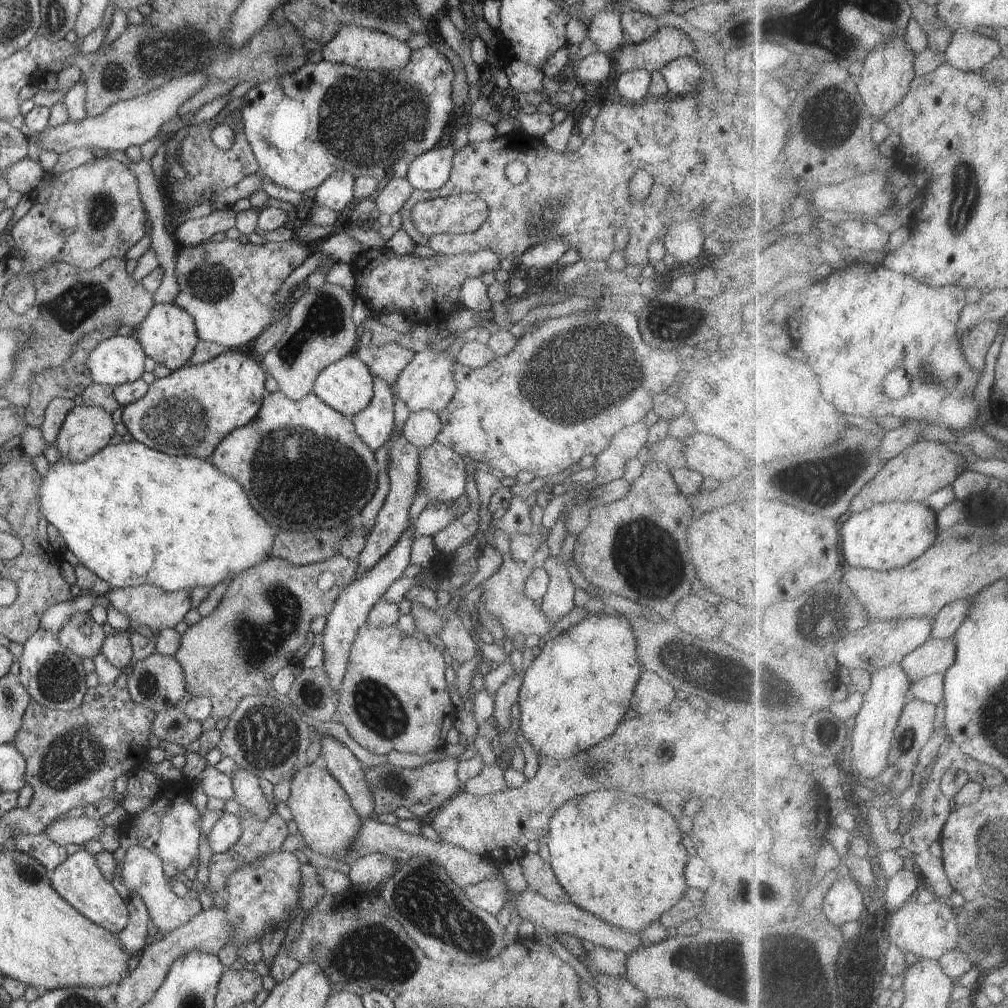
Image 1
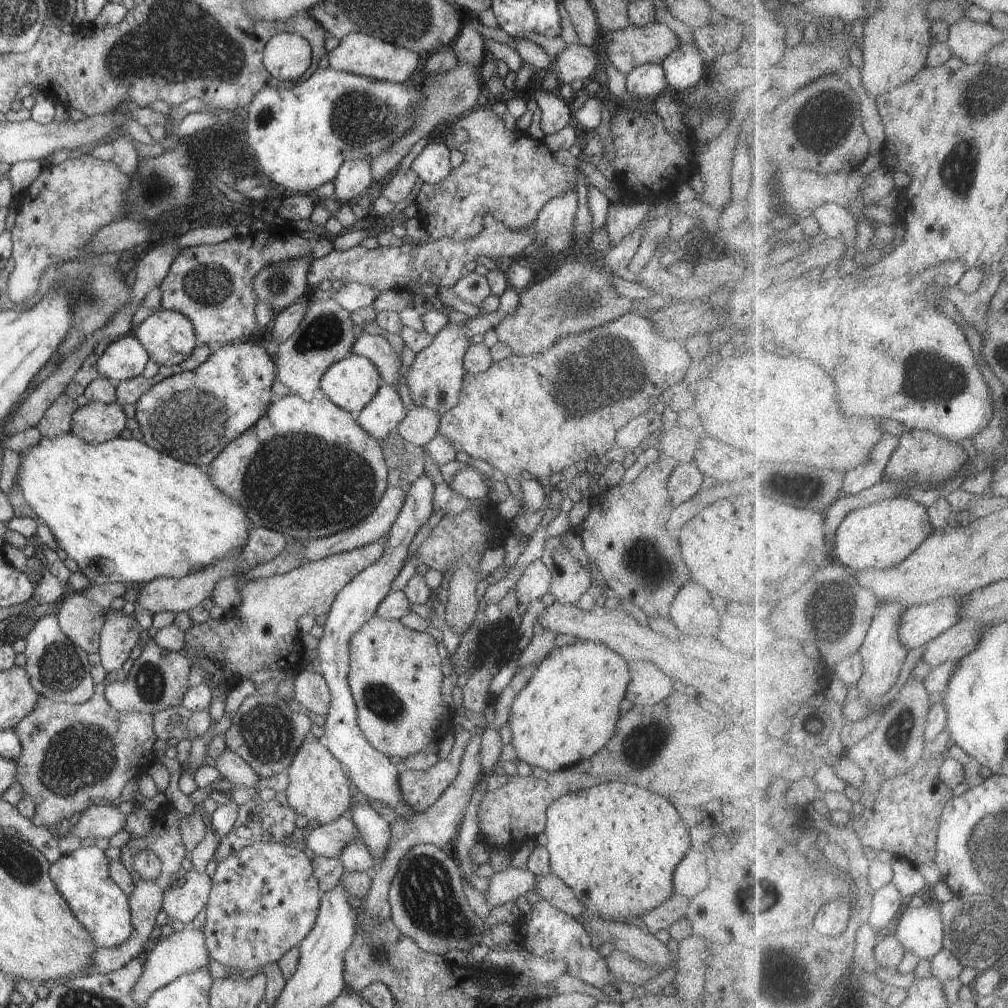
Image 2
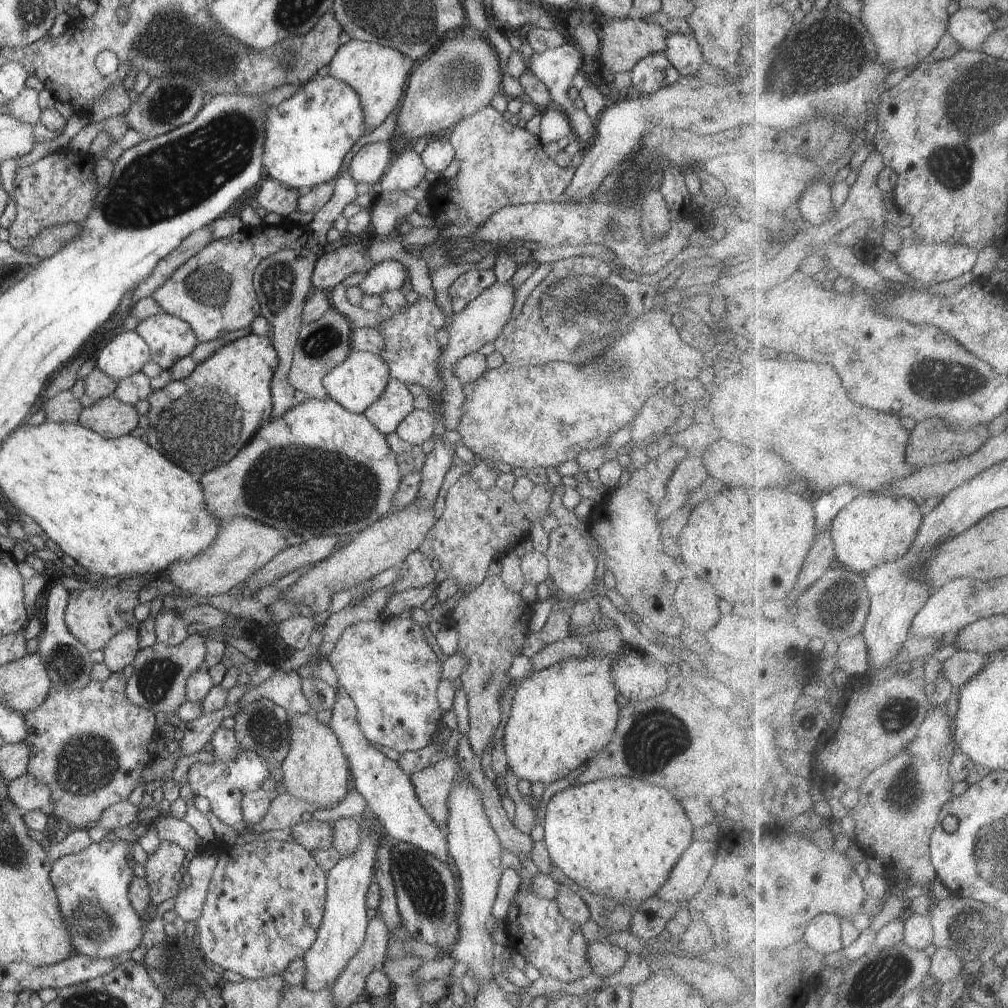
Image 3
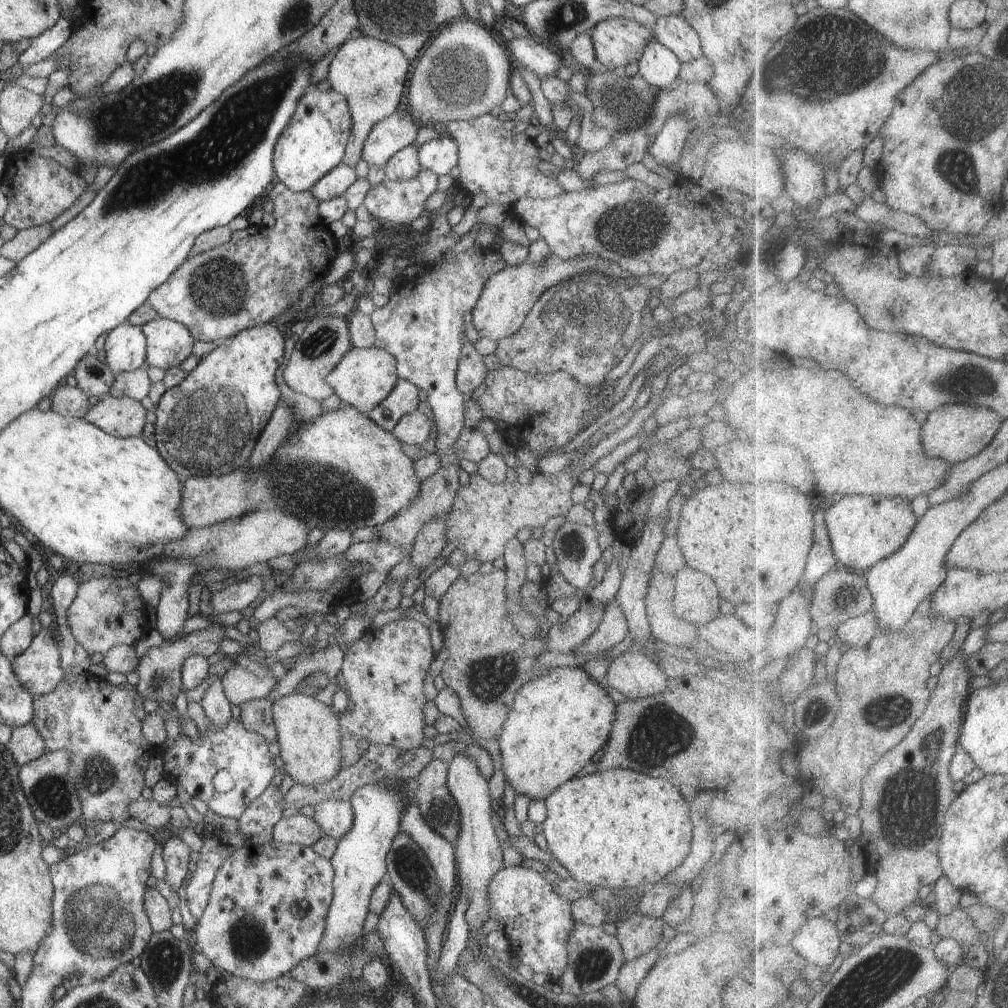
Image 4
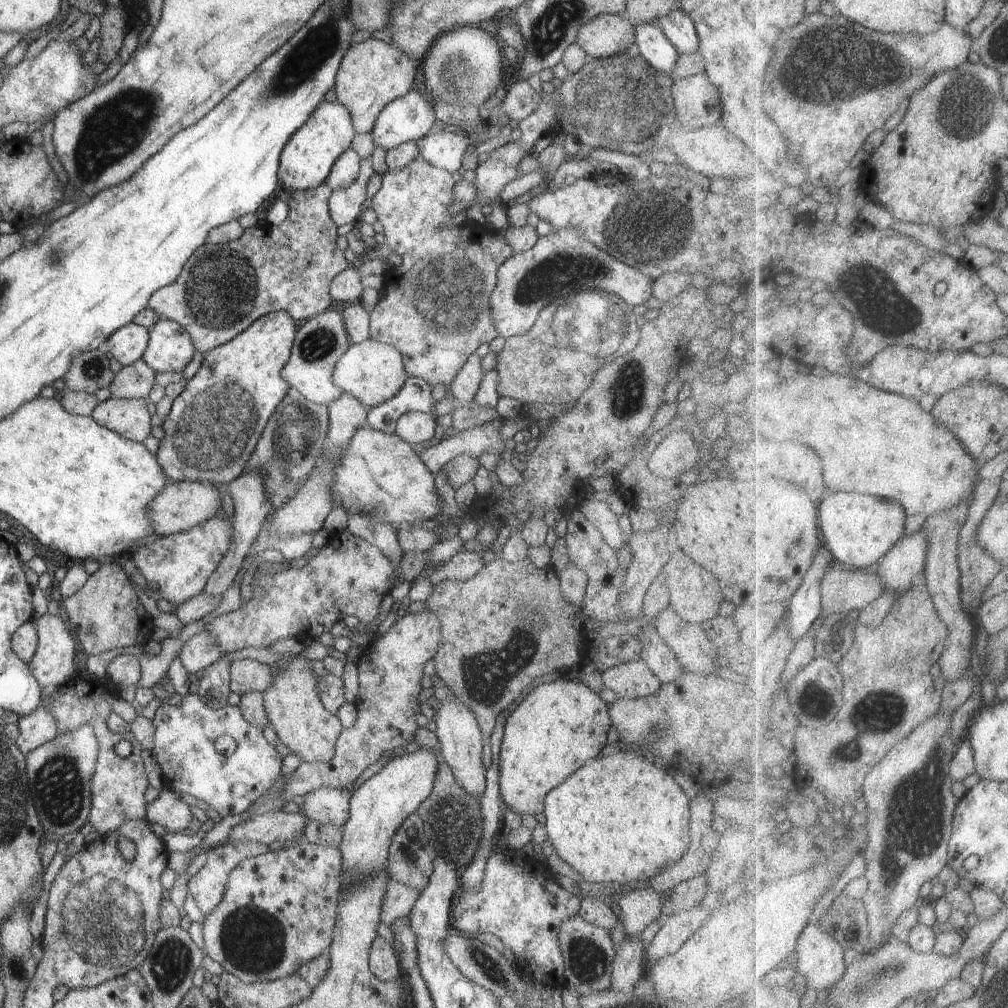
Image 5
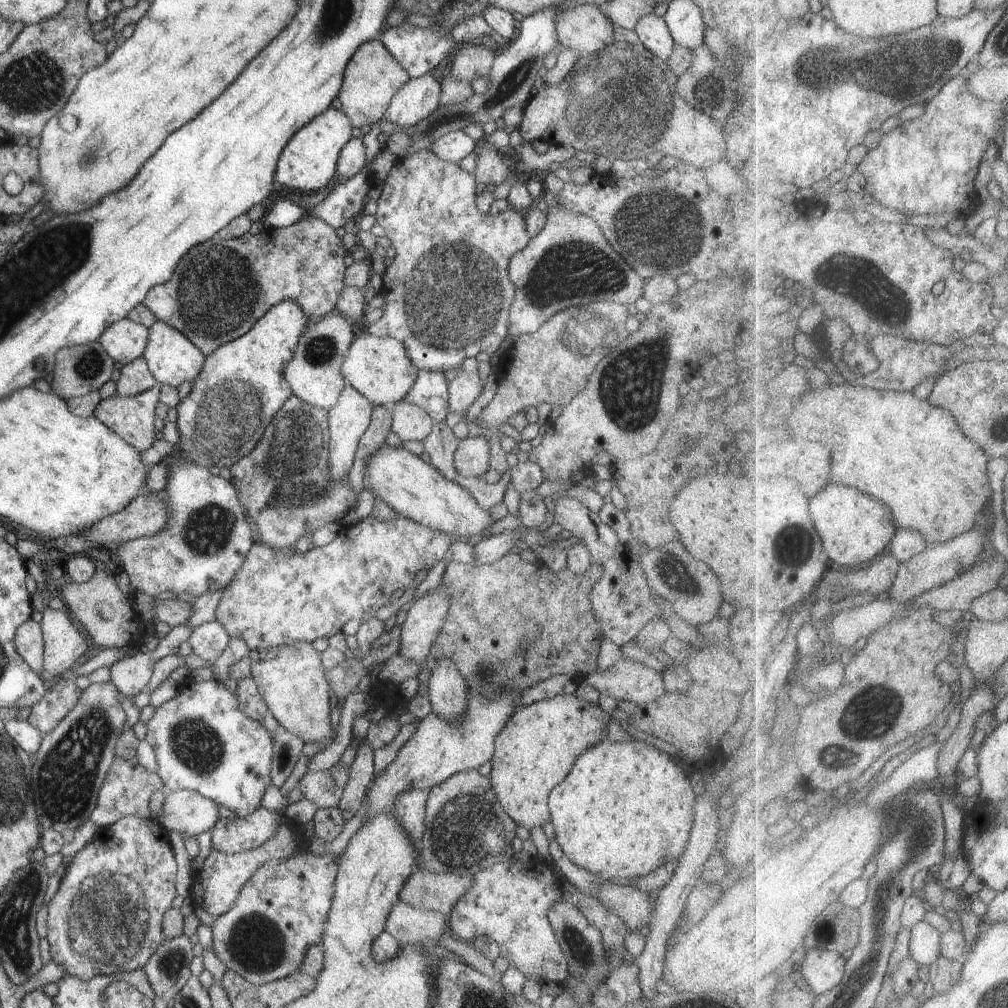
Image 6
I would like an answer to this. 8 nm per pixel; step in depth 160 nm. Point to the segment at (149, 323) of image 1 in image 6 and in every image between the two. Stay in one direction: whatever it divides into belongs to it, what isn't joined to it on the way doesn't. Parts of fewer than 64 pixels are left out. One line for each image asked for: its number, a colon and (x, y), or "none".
2: (169, 338)
3: (169, 339)
4: (169, 343)
5: (170, 349)
6: (172, 359)

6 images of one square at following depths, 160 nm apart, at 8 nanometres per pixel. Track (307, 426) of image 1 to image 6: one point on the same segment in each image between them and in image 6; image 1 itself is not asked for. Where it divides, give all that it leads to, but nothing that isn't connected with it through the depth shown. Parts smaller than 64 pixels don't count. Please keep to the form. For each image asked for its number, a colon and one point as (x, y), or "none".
2: (306, 469)
3: (321, 470)
4: (342, 471)
5: (378, 474)
6: (411, 487)

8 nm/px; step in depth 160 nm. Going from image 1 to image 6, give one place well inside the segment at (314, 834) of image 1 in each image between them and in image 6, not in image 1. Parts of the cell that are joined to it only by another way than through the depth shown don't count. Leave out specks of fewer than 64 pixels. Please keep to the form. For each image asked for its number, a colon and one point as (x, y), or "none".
2: (319, 790)
3: (315, 769)
4: (308, 732)
5: (294, 709)
6: (292, 681)

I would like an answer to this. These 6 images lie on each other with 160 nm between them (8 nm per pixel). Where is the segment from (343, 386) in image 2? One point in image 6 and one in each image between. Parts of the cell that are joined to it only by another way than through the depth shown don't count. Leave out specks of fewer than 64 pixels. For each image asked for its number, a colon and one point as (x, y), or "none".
3: (358, 382)
4: (364, 377)
5: (373, 373)
6: (379, 368)

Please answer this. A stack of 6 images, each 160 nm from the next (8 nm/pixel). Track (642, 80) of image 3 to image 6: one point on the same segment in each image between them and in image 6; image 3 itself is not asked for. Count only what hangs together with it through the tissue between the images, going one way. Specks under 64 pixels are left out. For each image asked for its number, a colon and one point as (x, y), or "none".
4: (658, 66)
5: (655, 49)
6: (652, 31)

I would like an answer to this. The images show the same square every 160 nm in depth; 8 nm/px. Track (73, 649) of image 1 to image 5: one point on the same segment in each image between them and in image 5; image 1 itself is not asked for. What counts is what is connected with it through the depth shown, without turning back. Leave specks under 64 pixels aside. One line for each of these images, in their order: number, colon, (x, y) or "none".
2: (81, 619)
3: (94, 616)
4: (102, 615)
5: (105, 613)

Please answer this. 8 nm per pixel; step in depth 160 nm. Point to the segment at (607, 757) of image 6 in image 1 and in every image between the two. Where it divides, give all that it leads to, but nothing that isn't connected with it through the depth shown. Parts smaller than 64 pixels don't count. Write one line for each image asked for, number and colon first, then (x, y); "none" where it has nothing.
1: (618, 856)
2: (616, 845)
3: (618, 838)
4: (618, 829)
5: (618, 818)

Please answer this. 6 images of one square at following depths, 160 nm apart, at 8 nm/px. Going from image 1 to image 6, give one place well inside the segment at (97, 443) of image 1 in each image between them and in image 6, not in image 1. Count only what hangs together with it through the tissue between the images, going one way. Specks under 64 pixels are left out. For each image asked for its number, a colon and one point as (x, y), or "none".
2: (97, 422)
3: (109, 417)
4: (123, 417)
5: (130, 418)
6: (132, 418)

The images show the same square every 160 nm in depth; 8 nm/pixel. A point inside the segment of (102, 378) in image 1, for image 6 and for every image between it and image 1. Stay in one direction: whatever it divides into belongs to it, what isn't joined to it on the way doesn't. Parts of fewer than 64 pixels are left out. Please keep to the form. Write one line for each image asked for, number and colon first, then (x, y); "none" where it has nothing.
2: (125, 358)
3: (124, 355)
4: (126, 346)
5: (127, 345)
6: (124, 341)

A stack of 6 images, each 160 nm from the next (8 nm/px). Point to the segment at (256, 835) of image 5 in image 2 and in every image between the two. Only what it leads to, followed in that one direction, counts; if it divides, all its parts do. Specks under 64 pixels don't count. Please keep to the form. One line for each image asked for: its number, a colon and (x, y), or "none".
2: (328, 840)
3: (313, 835)
4: (300, 829)

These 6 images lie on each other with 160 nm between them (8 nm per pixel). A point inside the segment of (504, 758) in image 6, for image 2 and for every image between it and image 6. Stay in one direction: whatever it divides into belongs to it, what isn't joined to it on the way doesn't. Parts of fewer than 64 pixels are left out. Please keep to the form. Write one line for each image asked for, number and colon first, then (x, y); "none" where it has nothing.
2: (568, 711)
3: (563, 716)
4: (559, 721)
5: (561, 725)

